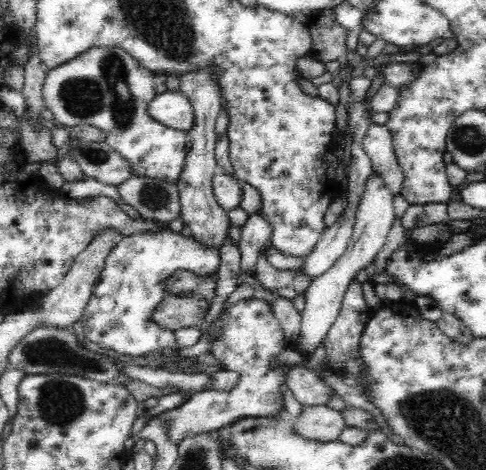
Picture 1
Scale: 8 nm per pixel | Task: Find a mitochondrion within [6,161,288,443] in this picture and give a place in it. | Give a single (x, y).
(54, 350)

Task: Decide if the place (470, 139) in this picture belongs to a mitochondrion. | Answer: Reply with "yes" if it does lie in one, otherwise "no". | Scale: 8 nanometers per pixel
yes

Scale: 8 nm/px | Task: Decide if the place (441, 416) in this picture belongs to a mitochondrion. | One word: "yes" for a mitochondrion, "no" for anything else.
yes

